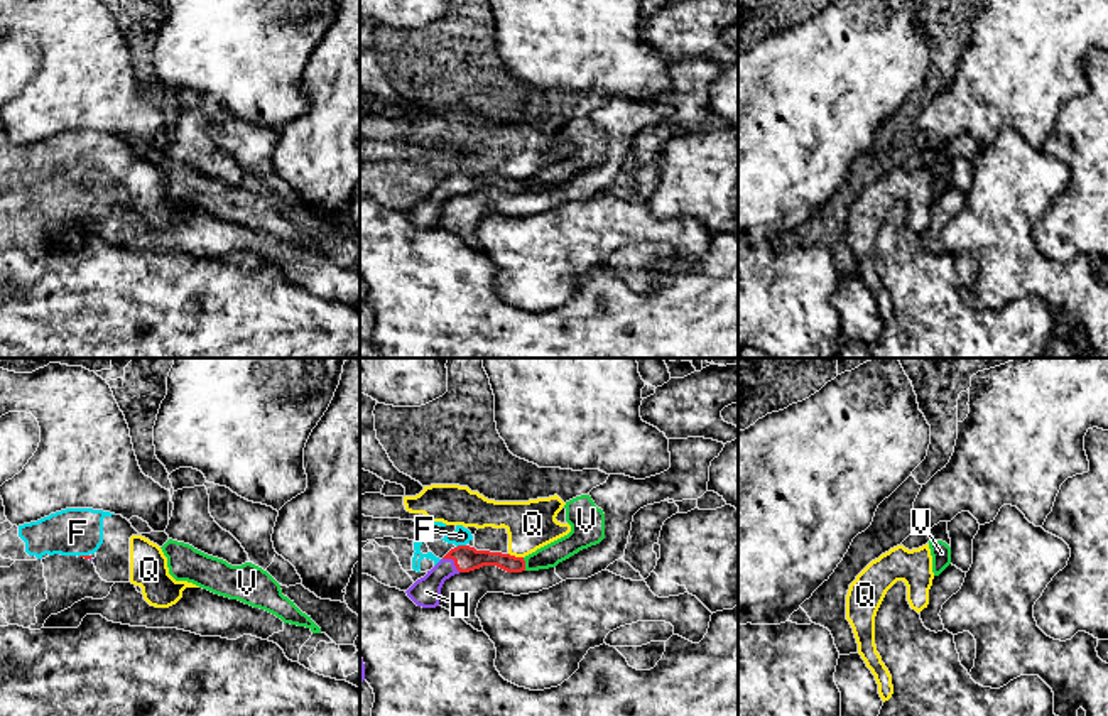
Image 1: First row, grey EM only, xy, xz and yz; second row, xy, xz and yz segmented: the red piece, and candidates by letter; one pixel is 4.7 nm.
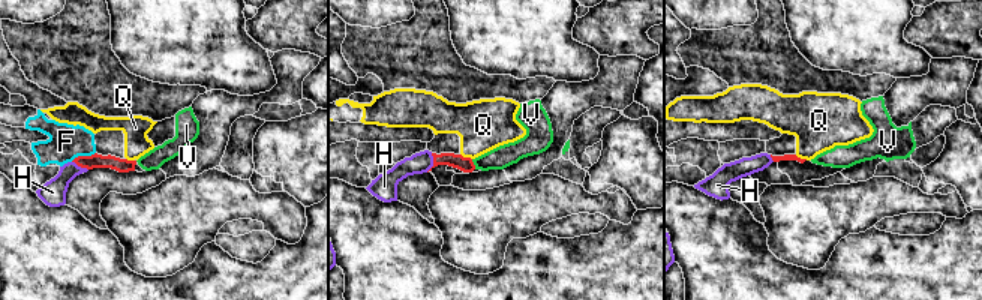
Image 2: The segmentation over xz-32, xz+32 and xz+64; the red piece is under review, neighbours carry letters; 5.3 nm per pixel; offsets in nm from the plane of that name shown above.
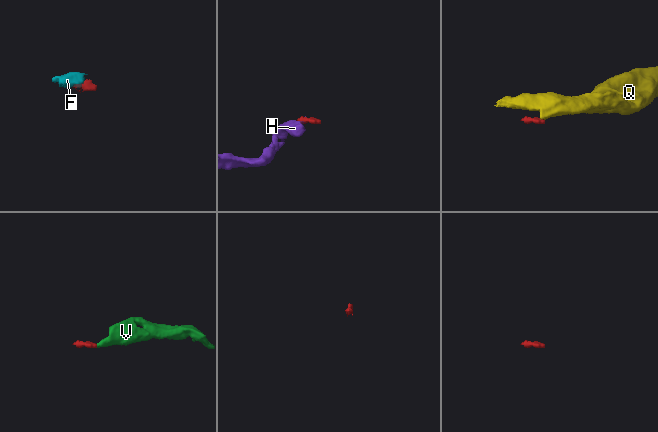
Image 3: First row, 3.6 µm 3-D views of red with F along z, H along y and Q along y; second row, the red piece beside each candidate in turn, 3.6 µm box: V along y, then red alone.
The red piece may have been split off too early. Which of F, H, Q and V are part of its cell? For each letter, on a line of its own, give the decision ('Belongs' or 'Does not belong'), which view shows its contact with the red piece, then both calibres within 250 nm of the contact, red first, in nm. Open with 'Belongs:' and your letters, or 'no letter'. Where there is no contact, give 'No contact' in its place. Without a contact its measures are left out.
Belongs: H, V
F: Does not belong. Touches red in xz. Thickness 120 nm (red) against 90 nm
H: Belongs. Touches red in xz. Thickness 120 nm (red) against 140 nm
Q: Does not belong. Touches red in xz. Thickness 120 nm (red) against 220 nm
V: Belongs. Touches red in xz. Thickness 100 nm (red) against 110 nm

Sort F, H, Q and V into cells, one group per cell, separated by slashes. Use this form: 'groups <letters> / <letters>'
groups F Q / H V

